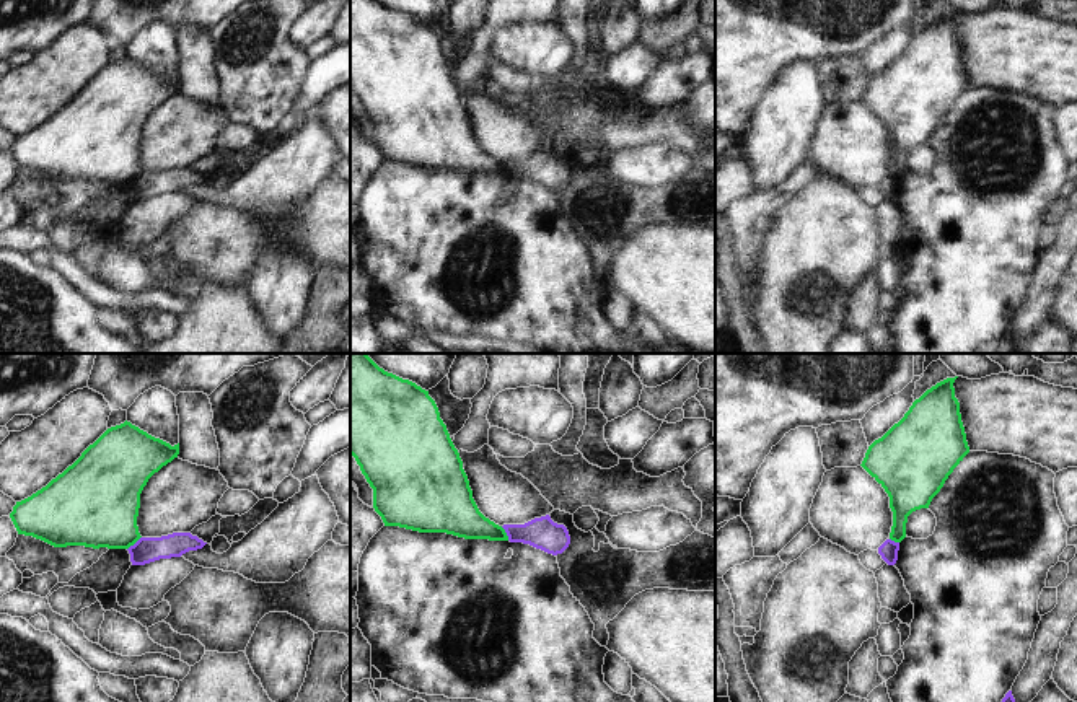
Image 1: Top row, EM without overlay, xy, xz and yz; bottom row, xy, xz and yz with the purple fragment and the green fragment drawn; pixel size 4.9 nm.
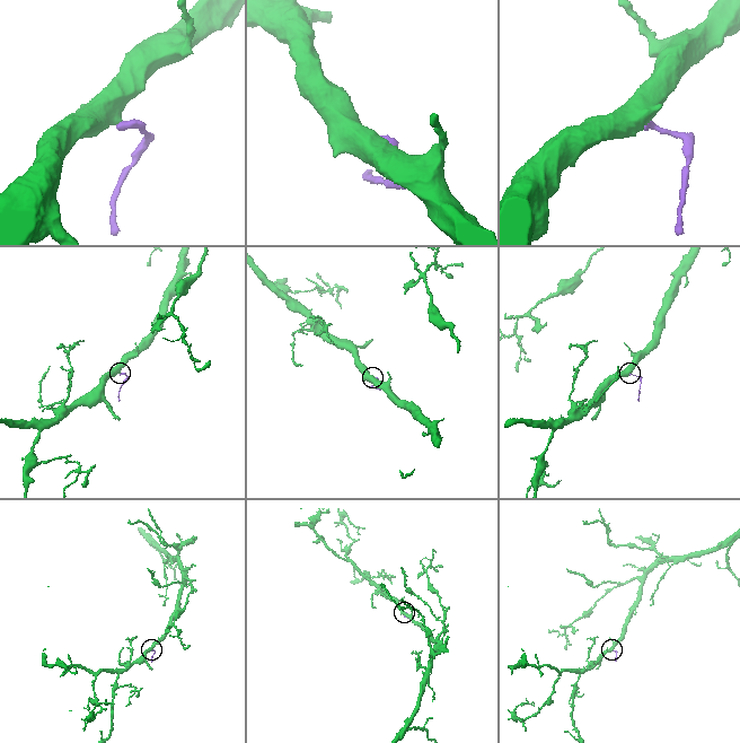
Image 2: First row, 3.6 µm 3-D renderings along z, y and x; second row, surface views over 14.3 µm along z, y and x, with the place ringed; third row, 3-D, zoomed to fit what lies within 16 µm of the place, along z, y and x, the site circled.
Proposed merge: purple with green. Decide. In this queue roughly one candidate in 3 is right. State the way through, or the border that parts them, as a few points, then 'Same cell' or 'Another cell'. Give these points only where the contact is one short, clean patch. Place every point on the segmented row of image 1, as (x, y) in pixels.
Boundary: xy (140, 536), (127, 549). Another cell

